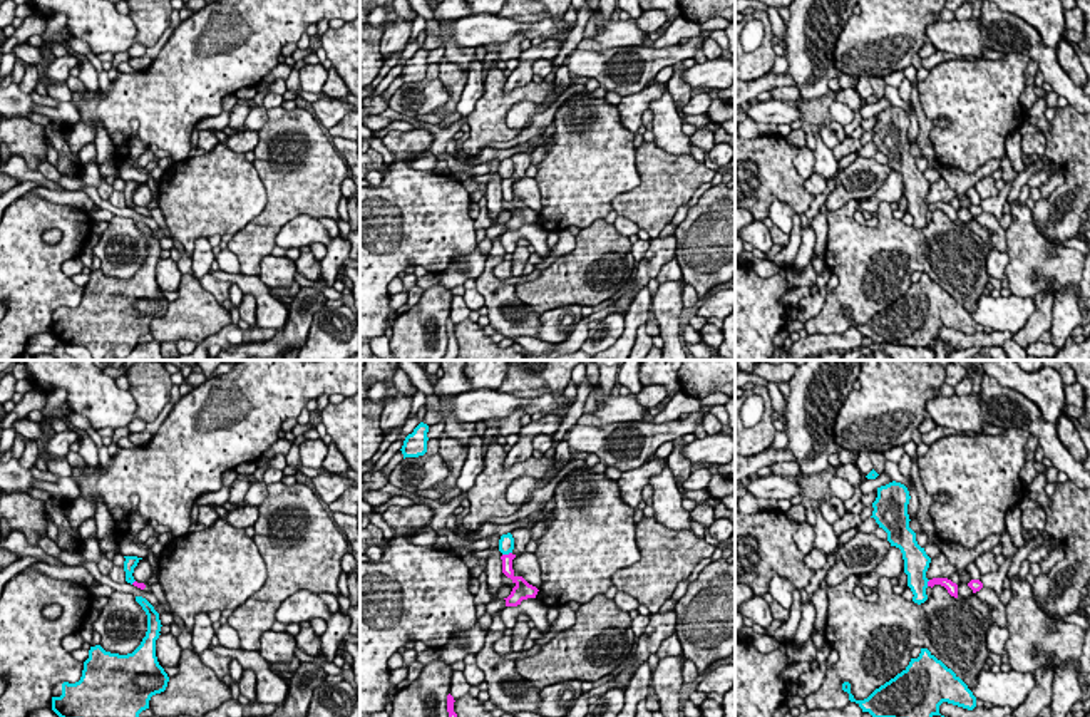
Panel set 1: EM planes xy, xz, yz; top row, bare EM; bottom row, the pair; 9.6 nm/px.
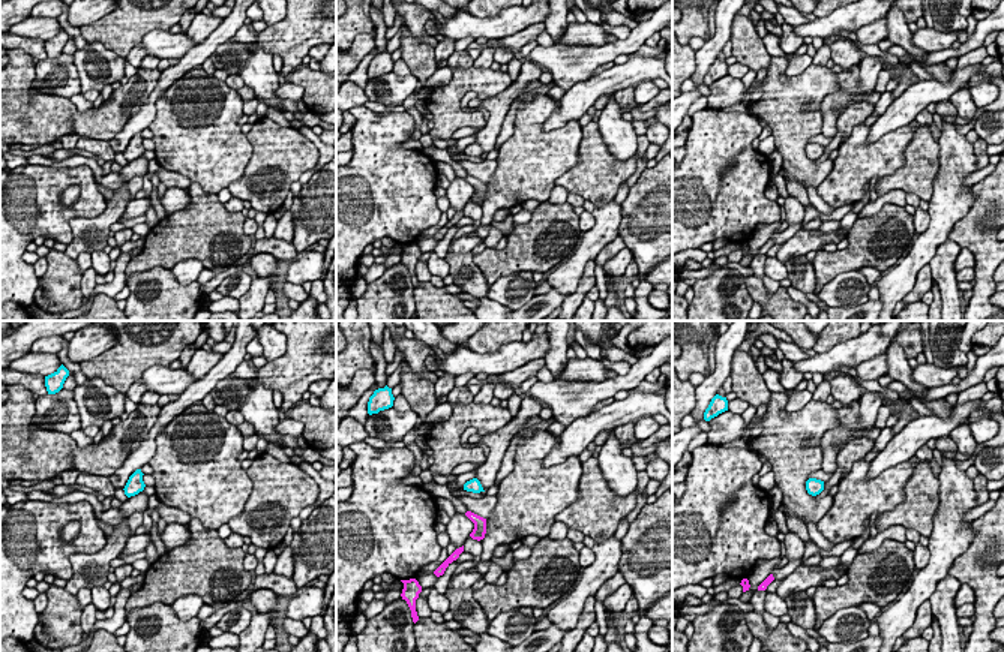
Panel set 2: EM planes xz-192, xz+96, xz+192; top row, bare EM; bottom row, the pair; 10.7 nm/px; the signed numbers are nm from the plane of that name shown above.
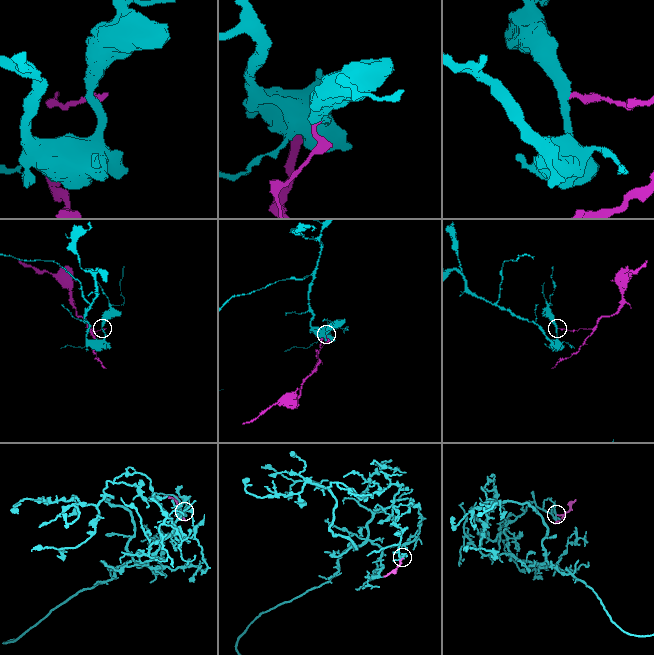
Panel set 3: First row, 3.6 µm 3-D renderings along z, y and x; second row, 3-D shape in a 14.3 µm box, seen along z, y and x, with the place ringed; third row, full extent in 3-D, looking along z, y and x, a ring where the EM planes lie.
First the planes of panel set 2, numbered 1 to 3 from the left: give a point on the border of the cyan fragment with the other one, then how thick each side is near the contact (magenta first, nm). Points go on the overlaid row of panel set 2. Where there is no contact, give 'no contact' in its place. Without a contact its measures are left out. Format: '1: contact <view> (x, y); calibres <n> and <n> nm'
1: no contact
2: no contact
3: no contact

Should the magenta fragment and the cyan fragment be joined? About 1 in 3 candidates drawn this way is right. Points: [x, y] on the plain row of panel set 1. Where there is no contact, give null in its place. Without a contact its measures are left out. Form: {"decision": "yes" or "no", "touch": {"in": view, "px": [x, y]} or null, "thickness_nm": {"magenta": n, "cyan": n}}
{"decision": "no", "touch": {"in": "xz", "px": [506, 180]}, "thickness_nm": {"magenta": 100, "cyan": 160}}

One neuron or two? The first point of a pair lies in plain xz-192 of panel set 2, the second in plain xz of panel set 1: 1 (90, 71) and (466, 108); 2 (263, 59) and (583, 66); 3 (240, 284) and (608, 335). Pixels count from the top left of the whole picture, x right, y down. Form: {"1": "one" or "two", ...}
{"1": "two", "2": "two", "3": "one"}

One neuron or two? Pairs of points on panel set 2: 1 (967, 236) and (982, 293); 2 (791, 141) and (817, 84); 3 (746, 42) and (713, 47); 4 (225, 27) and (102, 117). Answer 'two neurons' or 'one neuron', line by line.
1: one neuron
2: one neuron
3: two neurons
4: two neurons

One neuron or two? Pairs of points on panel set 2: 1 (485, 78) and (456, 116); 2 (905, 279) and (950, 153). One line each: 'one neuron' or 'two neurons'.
1: one neuron
2: one neuron

